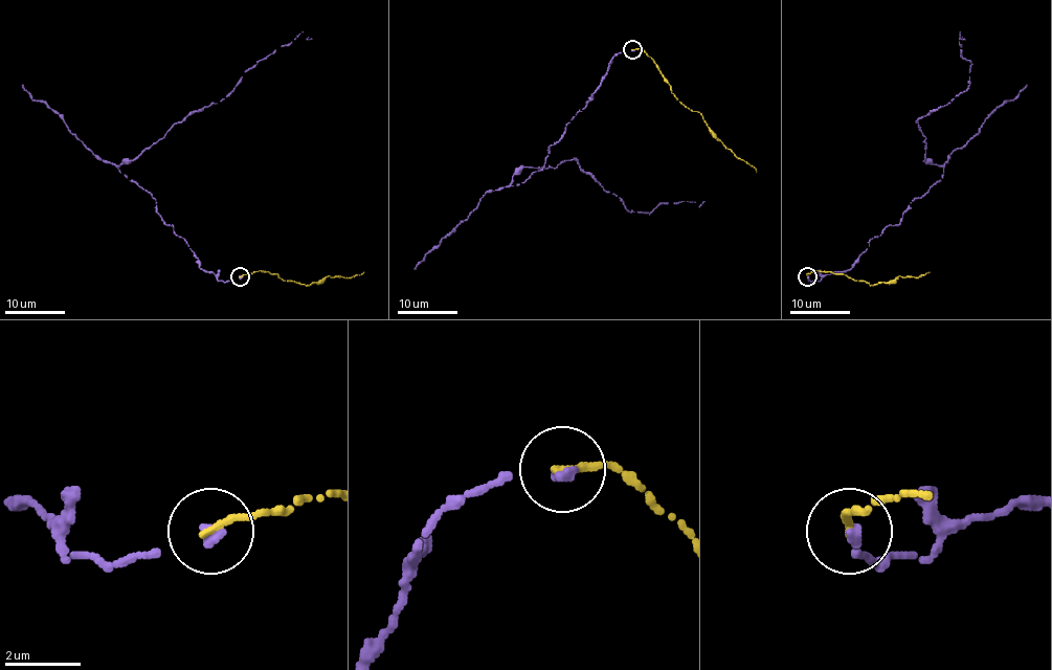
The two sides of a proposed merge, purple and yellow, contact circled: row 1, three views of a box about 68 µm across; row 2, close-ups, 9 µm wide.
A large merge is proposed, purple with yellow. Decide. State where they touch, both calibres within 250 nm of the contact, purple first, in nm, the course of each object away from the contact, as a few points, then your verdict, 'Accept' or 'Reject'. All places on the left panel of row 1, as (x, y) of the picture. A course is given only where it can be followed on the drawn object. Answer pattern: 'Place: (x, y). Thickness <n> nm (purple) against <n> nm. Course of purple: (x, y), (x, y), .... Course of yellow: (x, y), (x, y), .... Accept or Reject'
Place: (240, 276). Thickness 320 nm (purple) against 200 nm. Course of purple: (241, 276), (223, 282), (202, 270), (156, 200), (118, 168), (224, 99), (301, 32), (312, 38). Course of yellow: (241, 276), (262, 270), (276, 273), (281, 280), (309, 285), (321, 282), (327, 276), (351, 277), (364, 272). Accept

